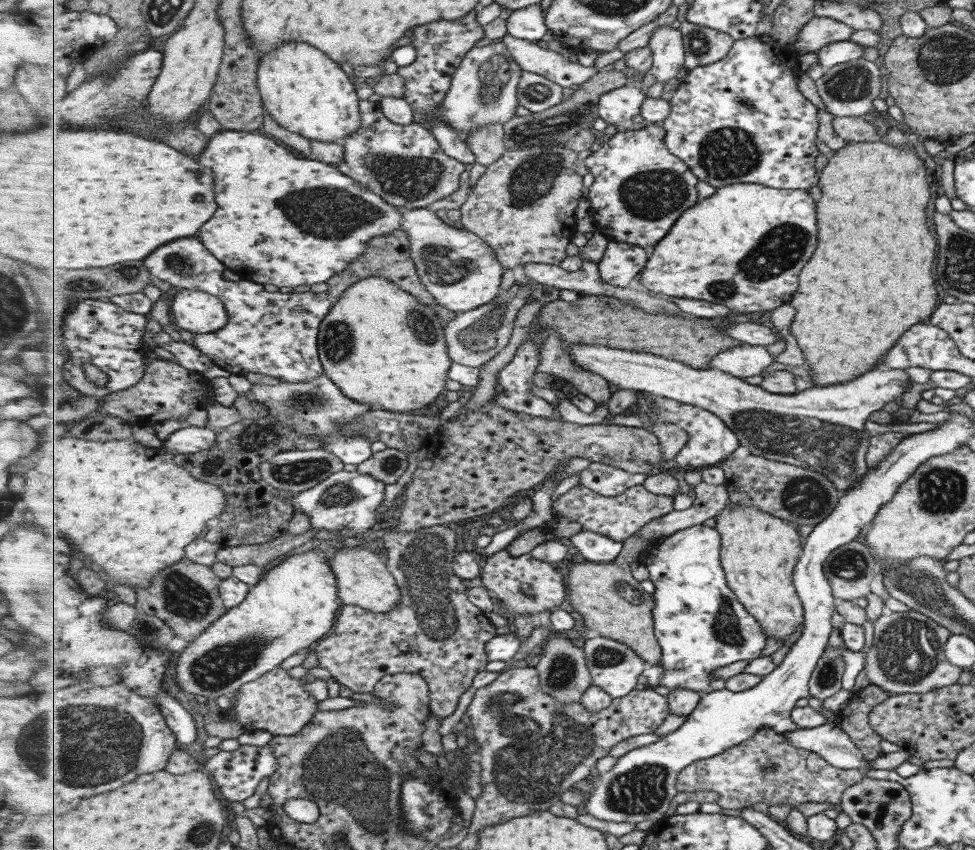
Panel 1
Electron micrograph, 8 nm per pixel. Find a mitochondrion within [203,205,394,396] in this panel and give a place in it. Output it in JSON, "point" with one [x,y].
{"point":[339,342]}

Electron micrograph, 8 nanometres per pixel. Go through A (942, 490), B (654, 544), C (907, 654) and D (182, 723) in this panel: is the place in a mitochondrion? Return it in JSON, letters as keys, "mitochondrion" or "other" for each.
{"A":"mitochondrion","B":"other","C":"mitochondrion","D":"other"}

